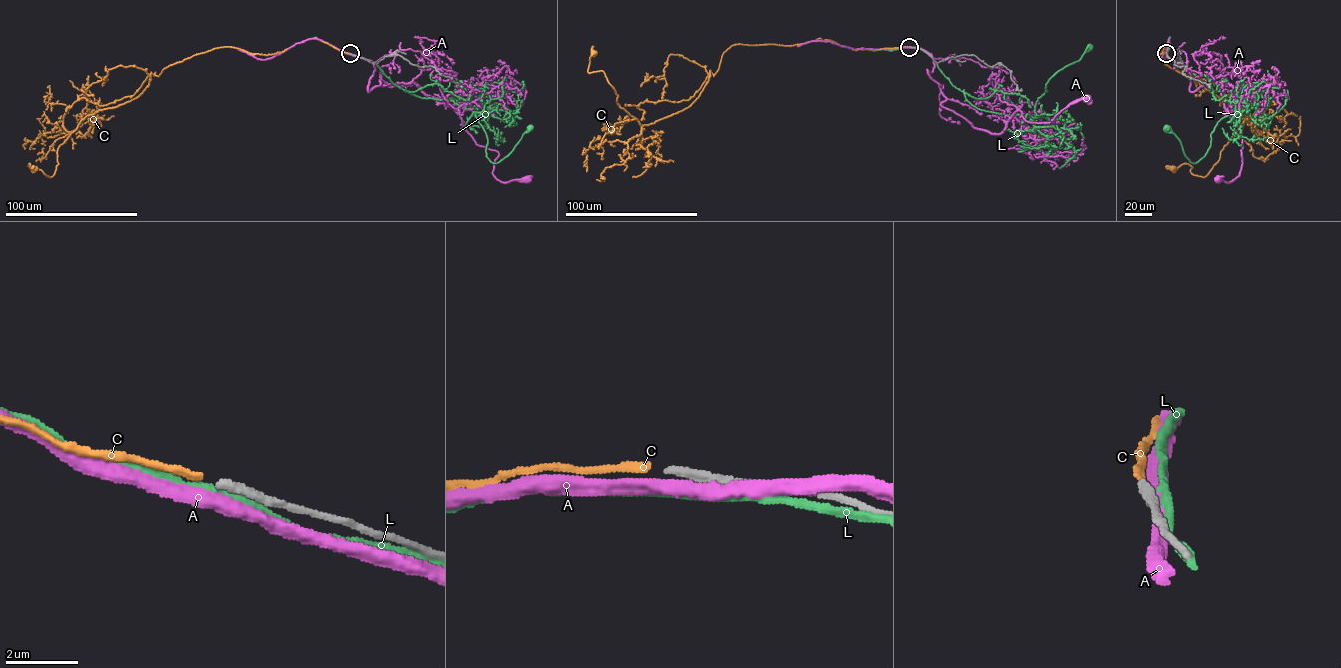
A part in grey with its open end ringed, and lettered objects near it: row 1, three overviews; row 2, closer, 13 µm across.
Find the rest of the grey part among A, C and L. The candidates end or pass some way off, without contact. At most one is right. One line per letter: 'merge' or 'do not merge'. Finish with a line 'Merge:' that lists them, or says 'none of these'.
A: do not merge
C: merge
L: do not merge
Merge: C

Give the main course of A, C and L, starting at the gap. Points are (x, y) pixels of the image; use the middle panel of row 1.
A: (909, 47), (932, 57), (941, 105), (992, 133), (1018, 110), (1030, 122), (1054, 122), (1088, 98)
C: (909, 46), (736, 44), (689, 106), (641, 125), (605, 73), (587, 71), (593, 53)
L: (909, 47), (927, 53), (977, 108), (1025, 114), (1032, 120), (1036, 102), (1047, 91), (1046, 84), (1090, 47)

